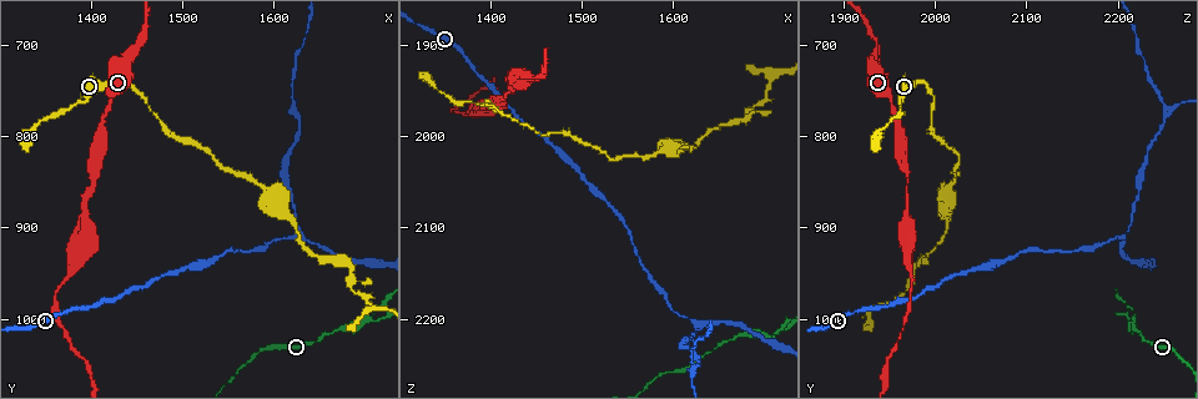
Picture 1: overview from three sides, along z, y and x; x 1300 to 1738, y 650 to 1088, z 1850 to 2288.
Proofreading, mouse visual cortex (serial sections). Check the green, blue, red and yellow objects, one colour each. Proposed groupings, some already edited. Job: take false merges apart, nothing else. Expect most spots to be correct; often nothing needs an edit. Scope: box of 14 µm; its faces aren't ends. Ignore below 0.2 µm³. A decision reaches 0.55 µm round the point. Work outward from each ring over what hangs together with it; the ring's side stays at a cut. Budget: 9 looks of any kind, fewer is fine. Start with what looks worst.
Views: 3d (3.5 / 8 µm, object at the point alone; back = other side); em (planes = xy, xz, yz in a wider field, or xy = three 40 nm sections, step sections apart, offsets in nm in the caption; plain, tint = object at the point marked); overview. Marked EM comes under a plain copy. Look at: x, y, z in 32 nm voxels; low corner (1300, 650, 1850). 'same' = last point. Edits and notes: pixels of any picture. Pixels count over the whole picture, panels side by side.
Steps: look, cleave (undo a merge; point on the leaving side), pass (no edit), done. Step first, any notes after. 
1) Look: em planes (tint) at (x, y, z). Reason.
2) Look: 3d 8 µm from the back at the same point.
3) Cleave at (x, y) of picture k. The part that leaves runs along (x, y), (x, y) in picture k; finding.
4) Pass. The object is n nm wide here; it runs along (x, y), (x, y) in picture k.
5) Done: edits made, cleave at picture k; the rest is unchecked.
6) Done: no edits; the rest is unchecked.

Look: 3d 3.5 µm from the back at (1705, 1000, 2220).

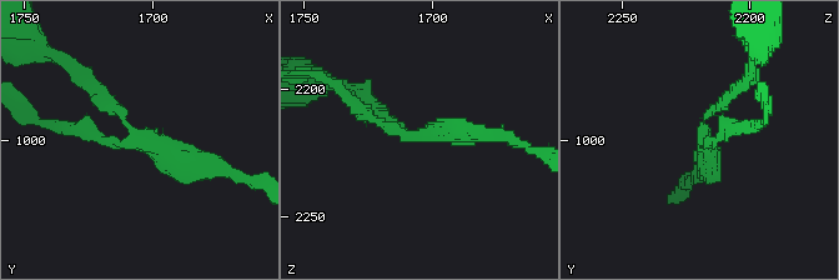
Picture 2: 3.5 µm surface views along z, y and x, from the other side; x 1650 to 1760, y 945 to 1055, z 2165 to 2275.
Look: em xy step 3 (tint) at (1704, 1001, 2218).

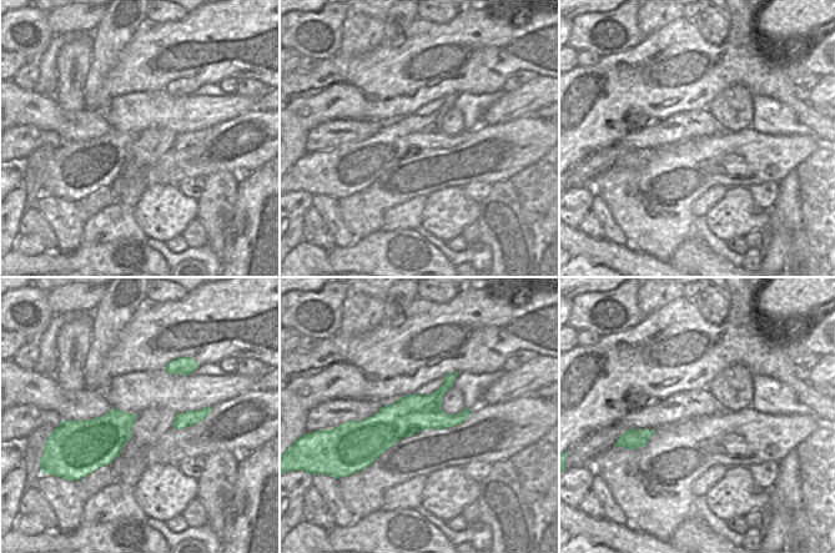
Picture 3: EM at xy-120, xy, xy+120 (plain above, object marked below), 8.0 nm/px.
Pass. It runs along (217, 168), (145, 144), (91, 86) in picture 2; continuous, no second cell.

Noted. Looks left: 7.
Look: 3d 3.5 µm at (1690, 970, 1970). Thin neck.

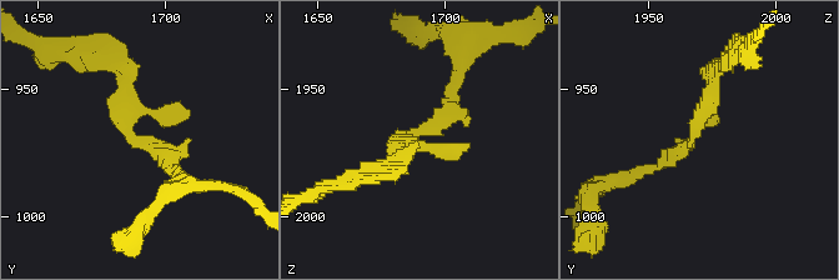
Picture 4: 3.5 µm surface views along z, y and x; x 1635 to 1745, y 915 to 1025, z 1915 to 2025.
Look: em xy step 5 (tint) at (1690, 970, 1968).

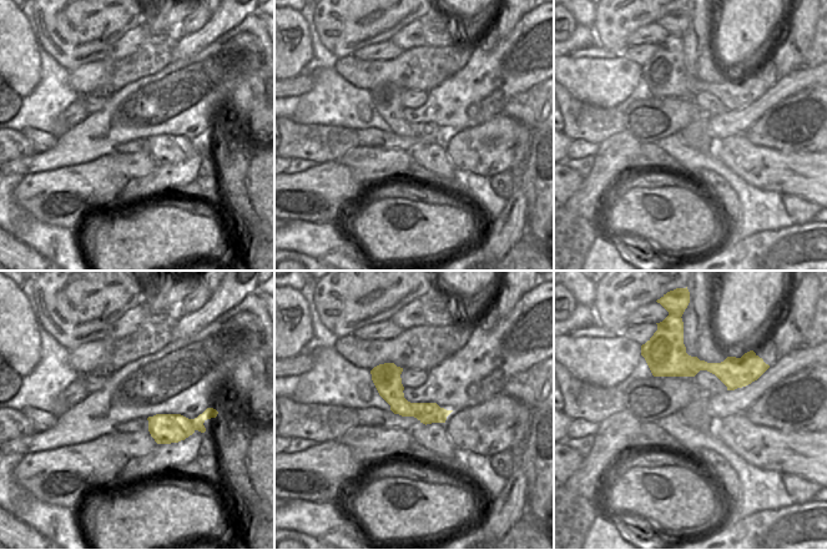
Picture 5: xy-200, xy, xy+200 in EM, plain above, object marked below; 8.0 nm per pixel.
Pass. It runs along (713, 71), (691, 144), (633, 175) in picture 4; one cell here.

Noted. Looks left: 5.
Look: 3d 3.5 µm at (1625, 910, 2210). Three arms meet.

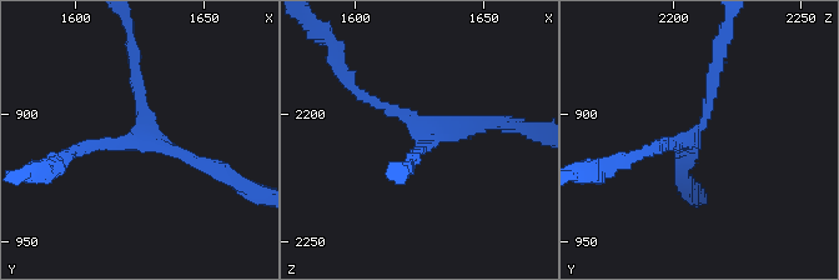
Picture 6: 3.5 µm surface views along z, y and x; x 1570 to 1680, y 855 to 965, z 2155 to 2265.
Look: em xy step 1 (tint) at (1627, 910, 2205).

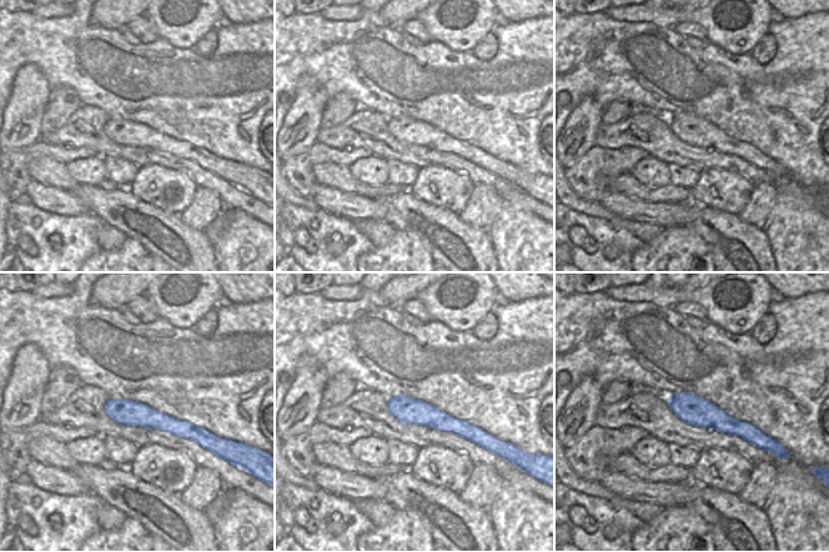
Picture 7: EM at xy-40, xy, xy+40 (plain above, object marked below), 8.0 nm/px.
Pass. The object is 220 nm wide here; it runs along (646, 151), (701, 125), (717, 64) in picture 6; continuous, no second cell.

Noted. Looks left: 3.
Look: 3d 3.5 µm at (1625, 770, 2255). Three arms meet.

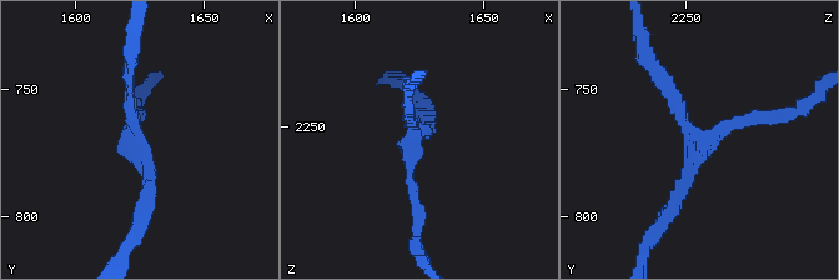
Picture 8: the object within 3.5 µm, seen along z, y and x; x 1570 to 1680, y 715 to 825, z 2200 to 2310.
Look: em planes (tint) at (1623, 771, 2255). 3 arms meet here; the arms are 150, 150, 200 nm wide.

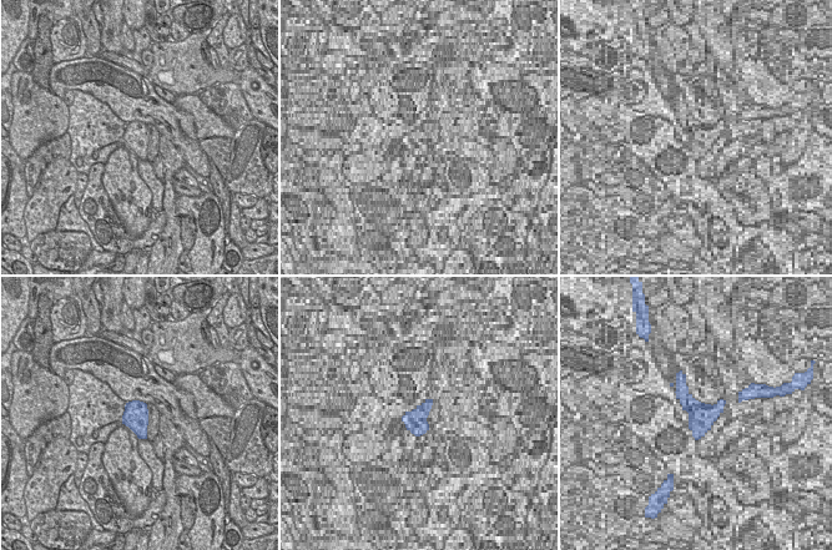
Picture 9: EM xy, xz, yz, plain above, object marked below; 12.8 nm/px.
Pass. It runs along (142, 214), (146, 164), (135, 153), (127, 69) in picture 8; one cell here.

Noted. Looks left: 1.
Done: no edits; the rest is unchecked.

